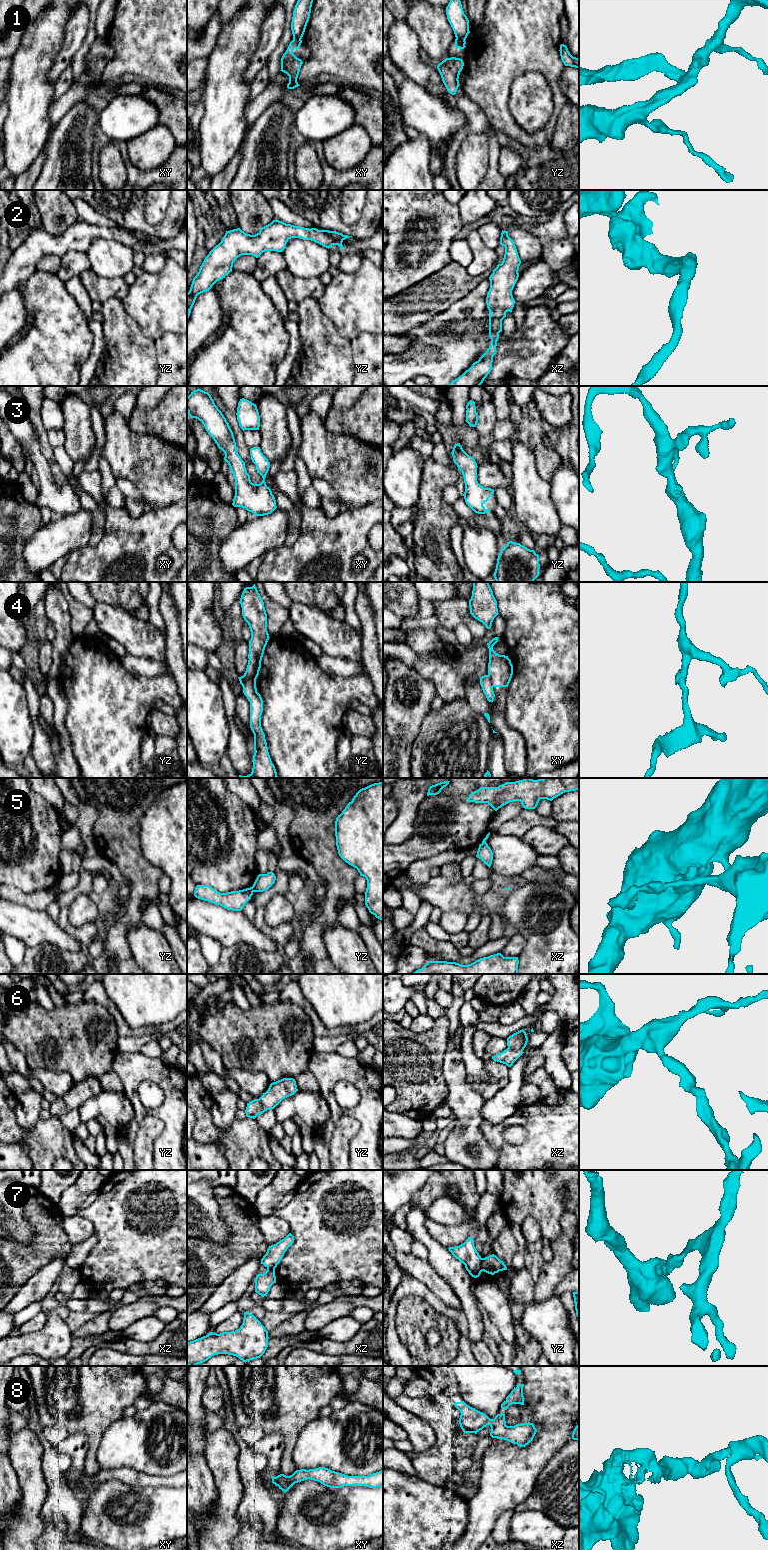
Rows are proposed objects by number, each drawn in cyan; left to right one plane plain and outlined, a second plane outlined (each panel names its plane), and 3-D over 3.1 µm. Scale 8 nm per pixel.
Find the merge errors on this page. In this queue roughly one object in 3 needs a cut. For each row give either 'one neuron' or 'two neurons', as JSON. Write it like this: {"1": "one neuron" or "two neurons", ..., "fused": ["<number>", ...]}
{"1": "two neurons", "2": "one neuron", "3": "one neuron", "4": "two neurons", "5": "two neurons", "6": "one neuron", "7": "two neurons", "8": "one neuron", "fused": ["1", "4", "5", "7"]}

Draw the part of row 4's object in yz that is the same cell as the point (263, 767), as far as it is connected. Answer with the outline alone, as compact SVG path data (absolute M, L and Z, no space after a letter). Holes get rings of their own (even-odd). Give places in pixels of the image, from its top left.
M247 680L243 686L243 693L250 702L250 728L254 734L254 755L252 772L238 778L278 778L274 764L271 761L265 734L261 727L263 700L257 692L252 680Z

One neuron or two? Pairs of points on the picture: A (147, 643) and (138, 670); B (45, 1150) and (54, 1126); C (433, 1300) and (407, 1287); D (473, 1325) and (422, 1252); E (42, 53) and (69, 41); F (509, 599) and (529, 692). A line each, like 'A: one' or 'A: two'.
A: two
B: one
C: one
D: two
E: two
F: one

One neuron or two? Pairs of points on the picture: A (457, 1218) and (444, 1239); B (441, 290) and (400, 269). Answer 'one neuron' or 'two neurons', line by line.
A: two neurons
B: two neurons

